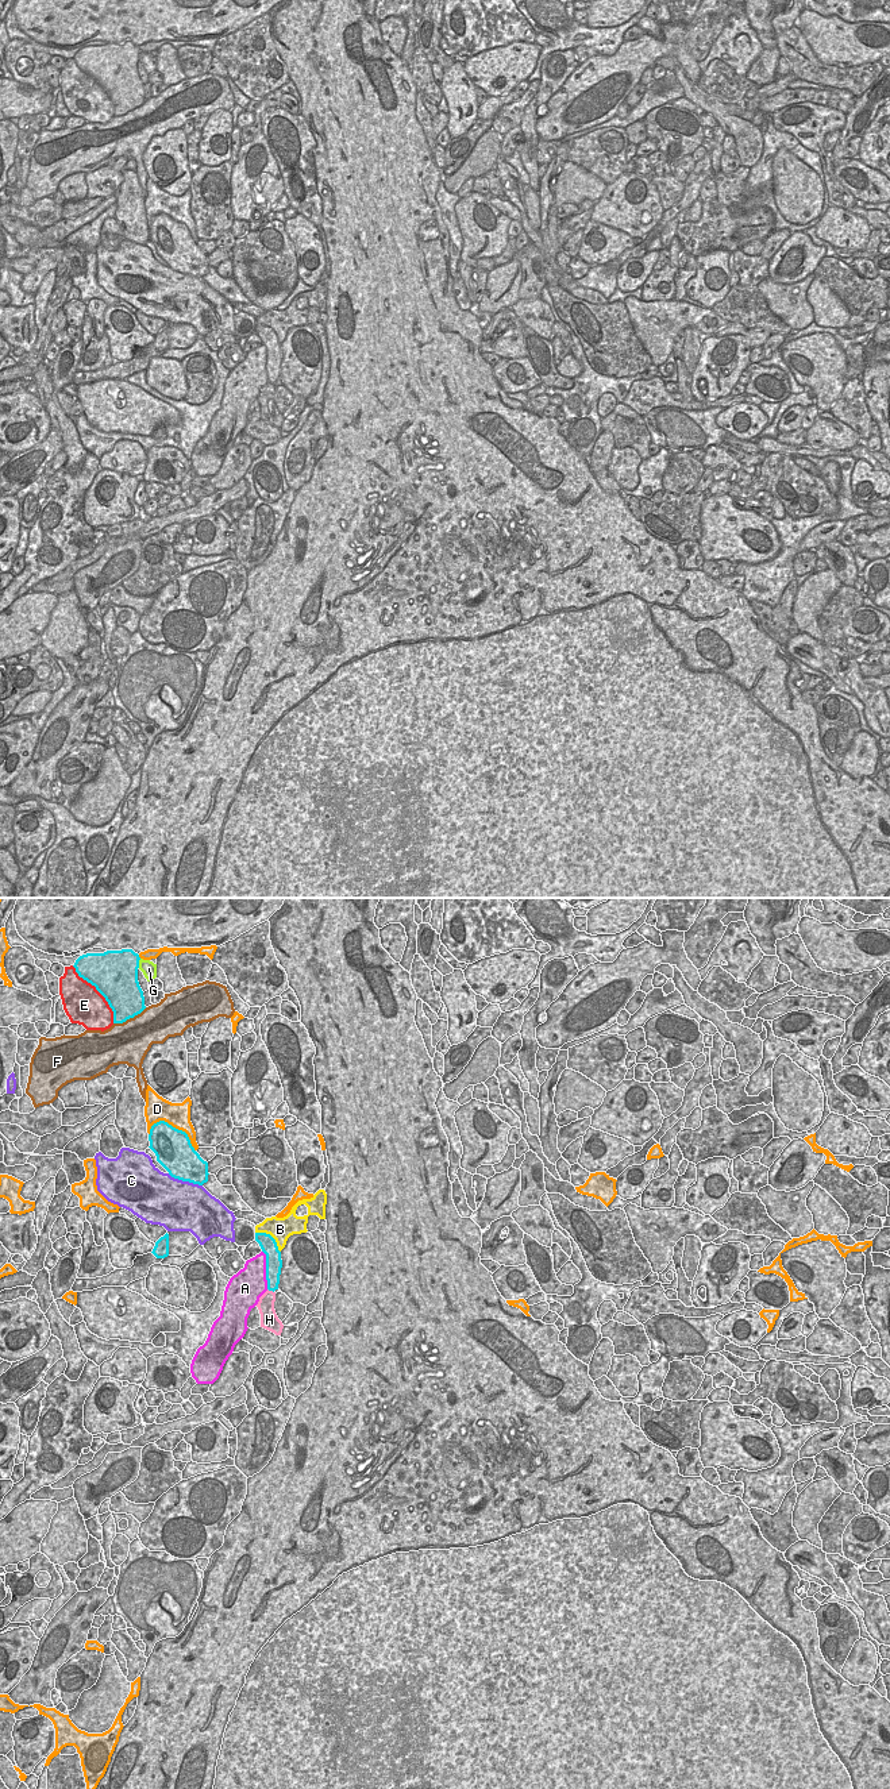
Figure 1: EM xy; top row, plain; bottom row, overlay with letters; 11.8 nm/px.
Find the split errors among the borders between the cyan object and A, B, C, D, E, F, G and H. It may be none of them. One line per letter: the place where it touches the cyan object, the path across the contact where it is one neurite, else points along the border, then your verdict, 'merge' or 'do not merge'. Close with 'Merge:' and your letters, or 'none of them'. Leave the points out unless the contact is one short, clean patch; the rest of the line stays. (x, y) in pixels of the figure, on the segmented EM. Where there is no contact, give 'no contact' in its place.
A: xy (266, 1269) | do not merge
B: xy (272, 1237) | do not merge
C: xy (185, 1180) | do not merge
D: xy (177, 1129) | do not merge
E: xy (99, 991) | do not merge
F: xy (130, 1017) | do not merge
G: xy (138, 963) | do not merge
H: xy (270, 1290) | along xy (268, 1288), (273, 1292) | do not merge
Merge: none of them

